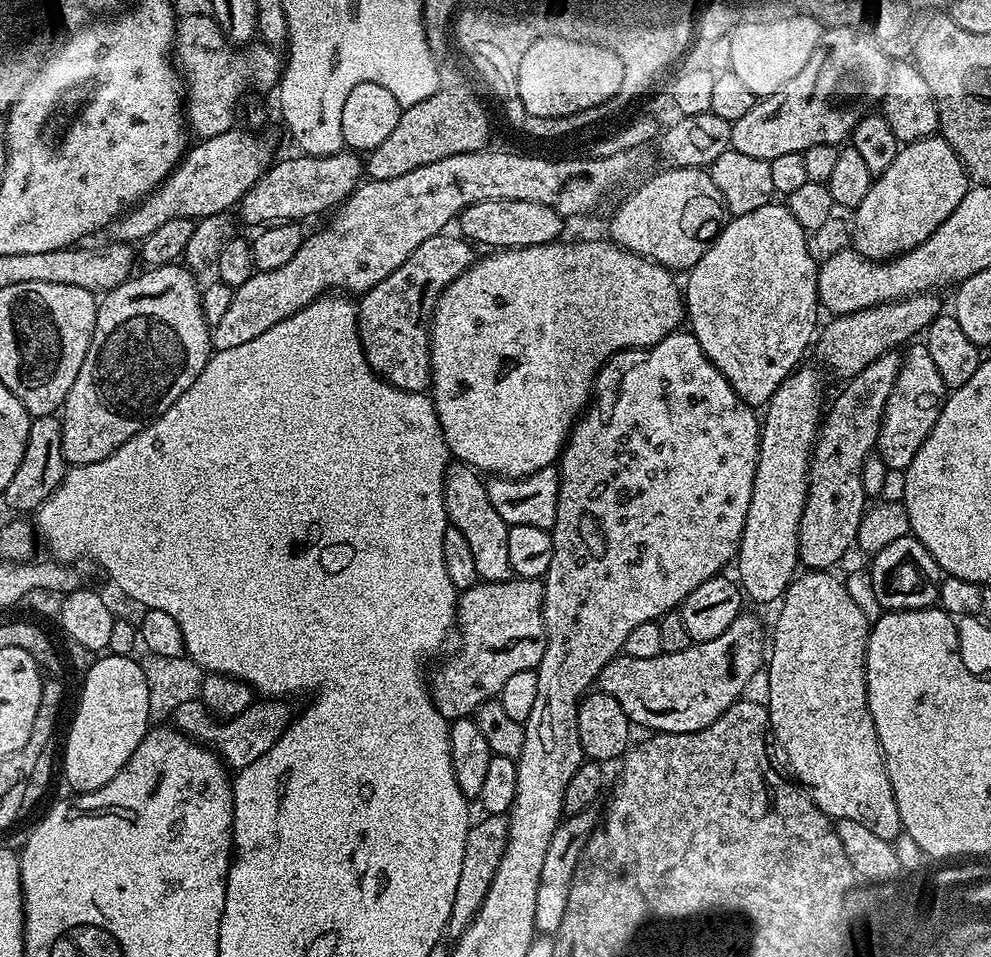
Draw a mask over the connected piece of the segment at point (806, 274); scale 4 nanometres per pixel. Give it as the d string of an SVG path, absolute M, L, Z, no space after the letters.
M773 202L766 206L758 206L758 210L750 210L750 214L732 216L721 228L715 240L709 244L706 254L702 254L702 258L698 258L698 262L693 268L687 269L688 285L685 283L682 288L687 327L692 335L695 336L696 341L702 346L706 358L710 358L713 366L724 375L726 382L730 382L732 389L747 404L753 406L767 405L768 399L774 394L774 390L778 390L778 386L782 386L784 379L801 367L803 360L800 359L803 358L804 351L807 348L809 351L810 345L817 335L816 312L818 313L818 305L820 303L818 298L818 274L820 269L818 260L812 257L812 248L808 245L808 240L810 240L809 233L805 232L804 227L798 222L798 218L794 218L794 214L790 214L787 203L780 202L779 204L779 202Z

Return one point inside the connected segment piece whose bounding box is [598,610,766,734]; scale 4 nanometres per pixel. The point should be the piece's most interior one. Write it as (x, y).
(685, 691)

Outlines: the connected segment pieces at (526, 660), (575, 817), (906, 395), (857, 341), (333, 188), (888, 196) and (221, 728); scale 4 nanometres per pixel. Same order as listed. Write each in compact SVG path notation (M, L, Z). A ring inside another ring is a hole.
M509 578L507 580L494 580L491 582L478 582L472 588L463 589L459 593L456 602L456 618L458 621L458 636L460 632L460 653L453 658L449 664L444 664L436 673L430 676L430 691L432 693L432 701L438 710L438 714L442 714L444 719L451 722L454 720L463 720L471 717L476 709L482 707L487 700L497 699L502 690L502 686L506 686L506 681L514 674L522 674L523 672L531 672L540 664L540 659L544 653L544 626L540 614L540 605L542 603L542 584L540 580L521 580L519 578Z
M590 807L565 815L552 831L550 846L546 846L546 858L542 858L542 878L538 878L538 890L534 902L534 922L541 935L555 935L561 928L562 918L566 914L566 902L570 898L574 870L598 824L596 811L595 807Z
M923 342L913 343L908 350L900 361L898 378L894 382L894 390L890 390L876 439L875 451L889 469L905 469L910 466L910 462L914 462L914 454L922 450L922 442L926 442L930 430L934 430L934 422L938 422L938 414L946 399L942 374L938 374L938 369L934 367L930 350L926 350Z
M931 291L919 292L913 296L907 296L901 300L891 300L885 304L878 306L870 306L863 308L857 312L852 312L849 316L832 316L829 324L819 329L818 335L814 340L814 352L820 355L819 363L825 369L829 368L836 376L844 376L843 378L851 378L857 376L862 370L866 370L866 366L870 366L870 362L874 362L874 358L878 358L882 354L899 349L899 344L907 345L909 342L915 341L931 324L934 318L941 315L940 300Z
M341 150L329 156L295 155L289 160L277 159L269 164L258 182L246 190L238 205L238 213L246 223L267 226L304 222L307 216L316 216L326 208L330 210L343 203L345 197L362 183L366 172L365 161L352 150Z
M937 134L905 143L894 162L873 179L866 198L854 210L851 247L866 260L891 260L914 250L954 214L969 187L968 173L943 136Z
M198 699L192 702L182 702L170 713L171 723L177 732L195 738L199 743L207 746L215 752L229 769L239 770L250 766L266 750L270 750L278 742L278 738L288 729L288 725L294 719L294 712L291 712L280 700L264 700L249 704L242 714L221 722L213 717L212 713L204 707L203 702Z

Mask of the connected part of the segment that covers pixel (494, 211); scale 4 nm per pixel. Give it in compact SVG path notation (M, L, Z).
M491 200L490 202L478 202L465 208L458 217L459 223L461 228L459 231L469 241L477 245L489 244L487 246L489 249L499 250L555 244L561 239L560 231L563 230L566 220L554 210L550 210L550 206L542 206L542 202Z

